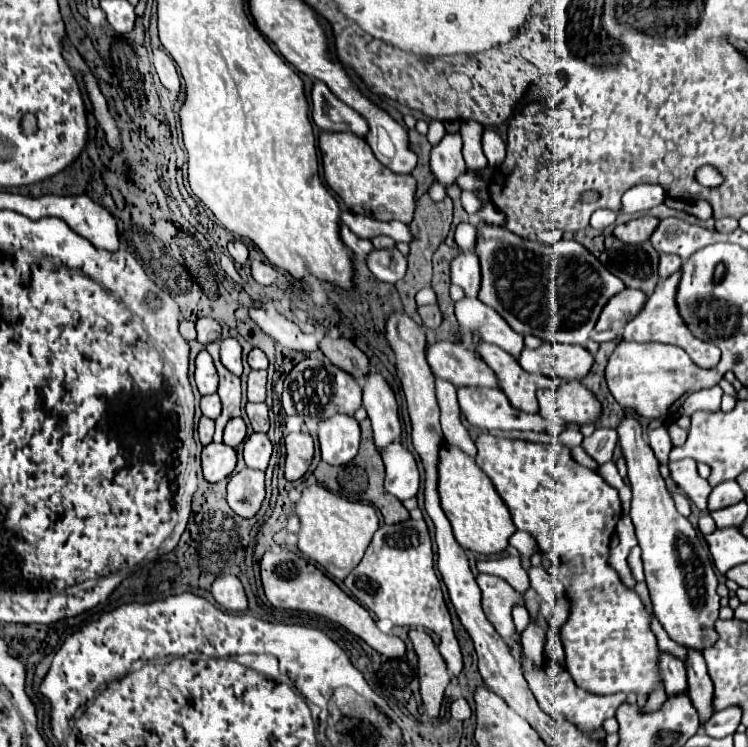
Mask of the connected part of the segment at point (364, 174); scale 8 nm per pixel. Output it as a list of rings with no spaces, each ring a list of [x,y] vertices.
[[[320,133],[318,137],[322,151],[324,179],[332,191],[346,203],[356,215],[376,217],[378,221],[402,221],[410,225],[416,209],[416,181],[408,175],[398,175],[386,169],[372,153],[366,139],[358,139],[354,133]]]

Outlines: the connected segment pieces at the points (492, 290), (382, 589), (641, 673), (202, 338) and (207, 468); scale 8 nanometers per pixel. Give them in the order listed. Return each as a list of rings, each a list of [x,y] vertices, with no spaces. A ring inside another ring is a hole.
[[[478,223],[476,229],[480,231],[476,239],[476,255],[480,259],[482,273],[478,299],[490,305],[496,313],[500,313],[506,319],[506,323],[522,335],[534,335],[550,343],[584,345],[606,301],[624,289],[624,283],[604,263],[600,263],[584,245],[576,241],[560,241],[556,245],[544,245],[538,241],[522,239],[516,233],[498,225]]]
[[[408,519],[396,525],[382,525],[376,531],[358,567],[344,579],[344,585],[350,589],[358,603],[376,615],[376,624],[382,632],[393,632],[395,627],[404,627],[409,631],[420,626],[438,633],[440,653],[448,665],[448,671],[456,677],[460,675],[464,667],[462,653],[454,635],[450,611],[444,603],[440,581],[432,567],[432,543],[424,519]]]
[[[482,433],[476,439],[476,447],[476,465],[490,477],[498,495],[508,505],[514,525],[522,531],[528,531],[538,541],[542,555],[546,559],[554,559],[556,563],[556,579],[562,585],[562,595],[570,603],[570,615],[560,629],[560,639],[566,651],[566,669],[572,675],[574,683],[588,693],[598,695],[620,691],[636,693],[638,697],[650,695],[656,685],[662,683],[662,675],[658,673],[658,639],[650,629],[652,615],[644,607],[640,595],[634,589],[626,589],[618,573],[608,563],[610,537],[622,511],[618,491],[610,487],[596,471],[578,465],[572,459],[570,449],[562,447],[556,441],[544,445]]]
[[[210,317],[198,319],[196,321],[196,331],[198,331],[198,337],[196,339],[200,343],[204,343],[204,345],[220,339],[220,325],[214,319],[210,319]]]
[[[210,443],[202,451],[202,473],[208,483],[226,479],[236,467],[236,451],[224,443]]]

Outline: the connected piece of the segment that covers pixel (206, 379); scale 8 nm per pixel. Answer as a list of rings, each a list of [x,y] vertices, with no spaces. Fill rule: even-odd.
[[[200,351],[196,357],[196,387],[200,391],[200,395],[212,395],[216,393],[218,387],[218,375],[216,375],[216,367],[212,363],[212,357],[208,351]]]

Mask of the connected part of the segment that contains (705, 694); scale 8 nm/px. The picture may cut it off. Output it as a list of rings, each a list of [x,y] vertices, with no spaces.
[[[688,651],[686,671],[688,671],[688,685],[690,685],[688,697],[700,715],[700,725],[704,725],[714,715],[714,705],[712,705],[714,685],[706,673],[706,663],[702,653]]]

